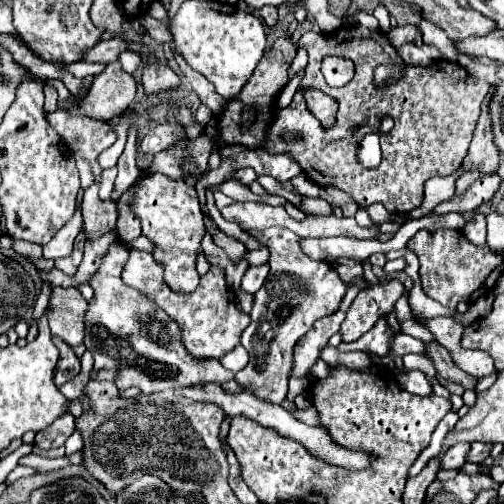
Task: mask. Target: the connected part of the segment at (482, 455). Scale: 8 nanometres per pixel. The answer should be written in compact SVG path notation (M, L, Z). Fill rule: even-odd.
M472 443L472 449L468 453L470 463L482 463L492 451L492 443Z

